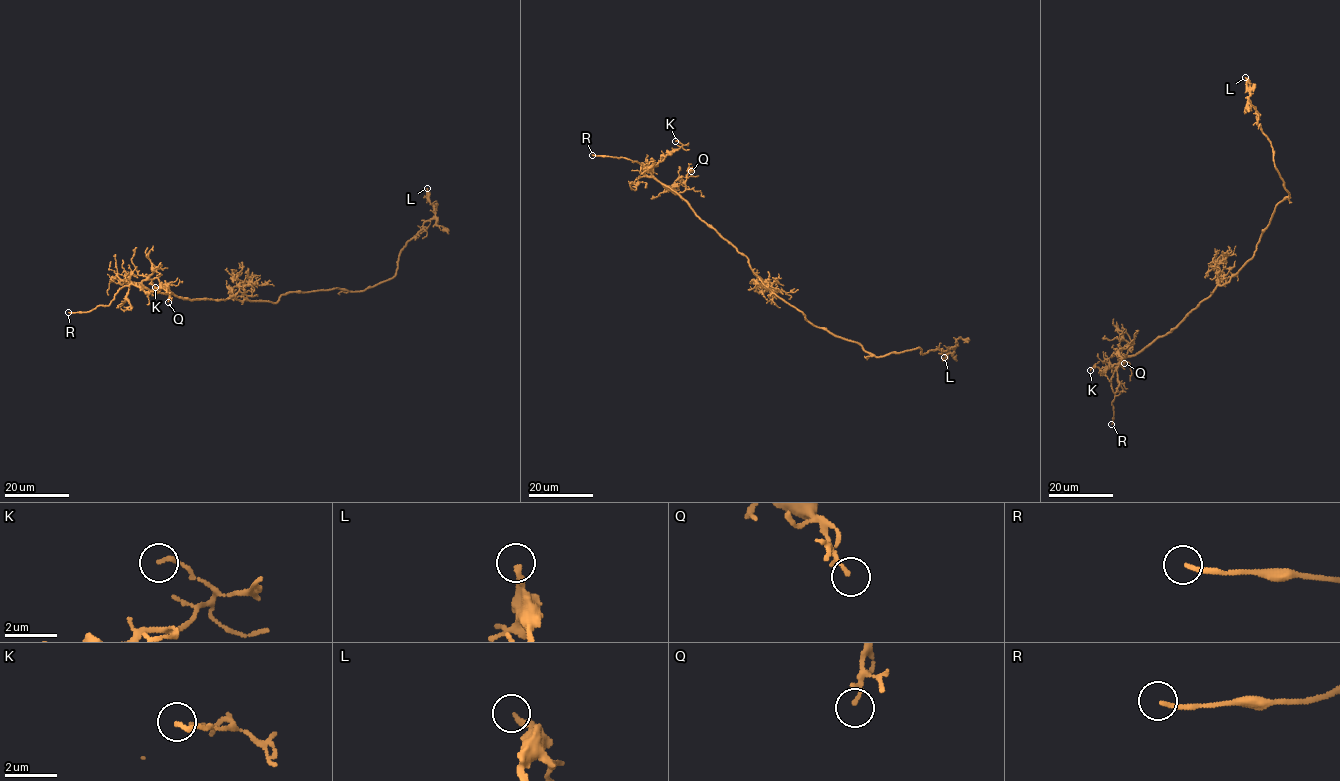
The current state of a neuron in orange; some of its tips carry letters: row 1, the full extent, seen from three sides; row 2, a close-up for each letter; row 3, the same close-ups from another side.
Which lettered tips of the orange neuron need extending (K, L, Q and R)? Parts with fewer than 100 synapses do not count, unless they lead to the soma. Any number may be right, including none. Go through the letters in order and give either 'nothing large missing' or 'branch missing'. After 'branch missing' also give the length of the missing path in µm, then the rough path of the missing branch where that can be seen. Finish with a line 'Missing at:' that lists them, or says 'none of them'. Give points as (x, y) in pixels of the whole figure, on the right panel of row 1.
K: nothing large missing
L: nothing large missing
Q: nothing large missing
R: branch missing; about 20 µm are missing; missing branch runs (1111, 424), (1114, 440), (1129, 467), (1127, 473)
Missing at: R

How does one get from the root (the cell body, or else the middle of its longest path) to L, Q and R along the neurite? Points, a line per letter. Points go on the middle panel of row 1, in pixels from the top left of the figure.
L: (789, 304), (801, 311), (808, 321), (858, 342), (877, 357), (918, 348), (922, 355), (954, 348), (944, 357)
Q: (789, 304), (761, 281), (746, 256), (703, 222), (684, 200), (663, 185), (675, 194), (683, 192), (691, 171)
R: (789, 304), (761, 281), (746, 256), (720, 237), (684, 200), (654, 179), (640, 163), (624, 157), (592, 155)

